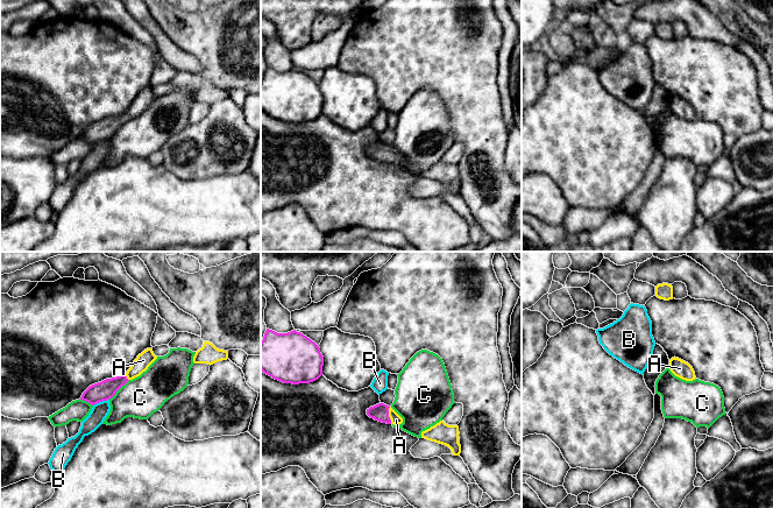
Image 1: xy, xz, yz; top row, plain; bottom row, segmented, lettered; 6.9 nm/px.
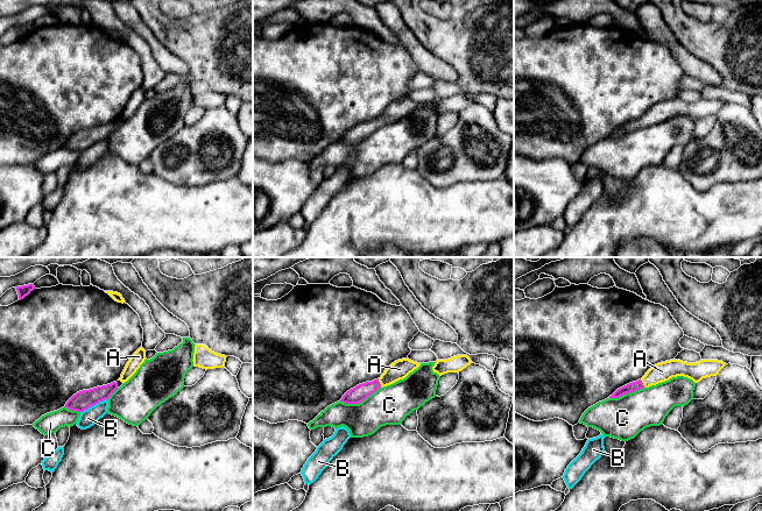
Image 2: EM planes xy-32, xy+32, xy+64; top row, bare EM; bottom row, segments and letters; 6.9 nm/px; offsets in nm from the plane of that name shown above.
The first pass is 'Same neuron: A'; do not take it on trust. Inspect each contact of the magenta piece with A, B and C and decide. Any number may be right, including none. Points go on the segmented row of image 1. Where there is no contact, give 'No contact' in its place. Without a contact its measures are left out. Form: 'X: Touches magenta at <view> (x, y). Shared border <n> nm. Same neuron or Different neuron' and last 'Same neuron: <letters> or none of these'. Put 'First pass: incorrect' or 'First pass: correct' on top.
First pass: correct
A: Touches magenta at xz (388, 415). Shared border 120 nm. Same neuron
B: Touches magenta at xy (100, 401). Shared border 120 nm. Different neuron
C: Touches magenta at xy (119, 388). Shared border 200 nm. Different neuron
Same neuron: A

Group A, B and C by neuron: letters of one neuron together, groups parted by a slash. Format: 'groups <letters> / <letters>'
groups A / B / C

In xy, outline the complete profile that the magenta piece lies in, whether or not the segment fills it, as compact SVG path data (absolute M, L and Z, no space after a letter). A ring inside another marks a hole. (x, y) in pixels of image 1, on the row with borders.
M153 348L144 350L132 364L126 374L106 379L101 382L90 386L81 395L80 400L94 405L99 402L112 398L115 393L125 386L129 380L140 376L157 359Z

